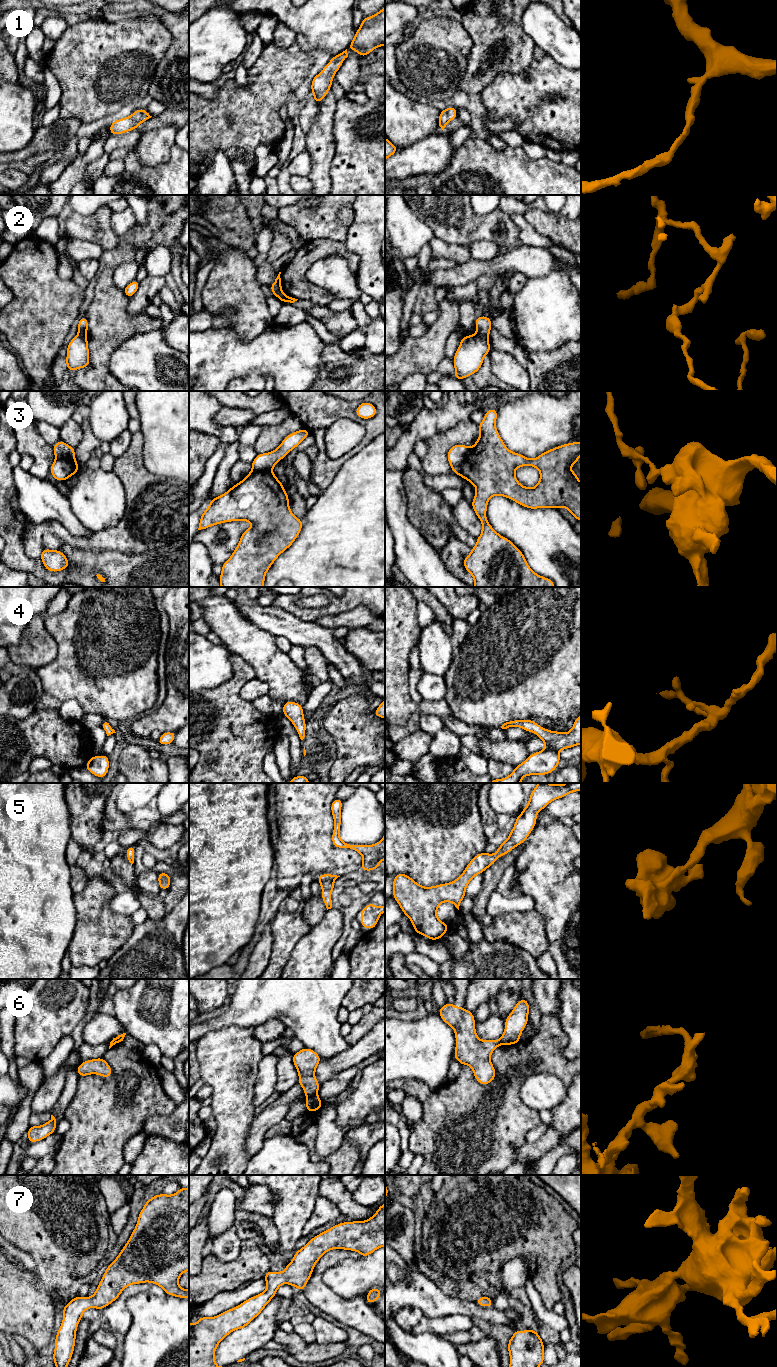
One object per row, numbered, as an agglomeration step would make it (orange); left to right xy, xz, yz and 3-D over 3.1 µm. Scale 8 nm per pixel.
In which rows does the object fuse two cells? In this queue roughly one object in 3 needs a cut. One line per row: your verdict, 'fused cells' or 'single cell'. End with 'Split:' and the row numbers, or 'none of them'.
1: single cell
2: fused cells
3: fused cells
4: single cell
5: single cell
6: fused cells
7: single cell
Split: 2, 3, 6

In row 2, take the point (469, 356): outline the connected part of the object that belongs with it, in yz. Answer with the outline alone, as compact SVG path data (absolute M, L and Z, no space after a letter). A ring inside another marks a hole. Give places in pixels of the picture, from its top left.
M478 333L462 337L453 358L454 378L461 380L475 374L481 368L484 356L490 351L487 337Z

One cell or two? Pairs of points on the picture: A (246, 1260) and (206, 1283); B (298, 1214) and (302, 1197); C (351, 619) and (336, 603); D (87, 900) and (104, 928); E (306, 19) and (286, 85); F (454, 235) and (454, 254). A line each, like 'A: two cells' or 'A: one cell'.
A: one cell
B: one cell
C: two cells
D: one cell
E: two cells
F: two cells

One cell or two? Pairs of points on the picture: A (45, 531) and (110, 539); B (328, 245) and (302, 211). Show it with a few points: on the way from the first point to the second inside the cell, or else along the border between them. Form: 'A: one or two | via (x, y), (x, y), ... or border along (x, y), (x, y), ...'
A: one | via (61, 535), (74, 541), (94, 541)
B: two | border along (344, 240), (311, 239), (307, 242)

